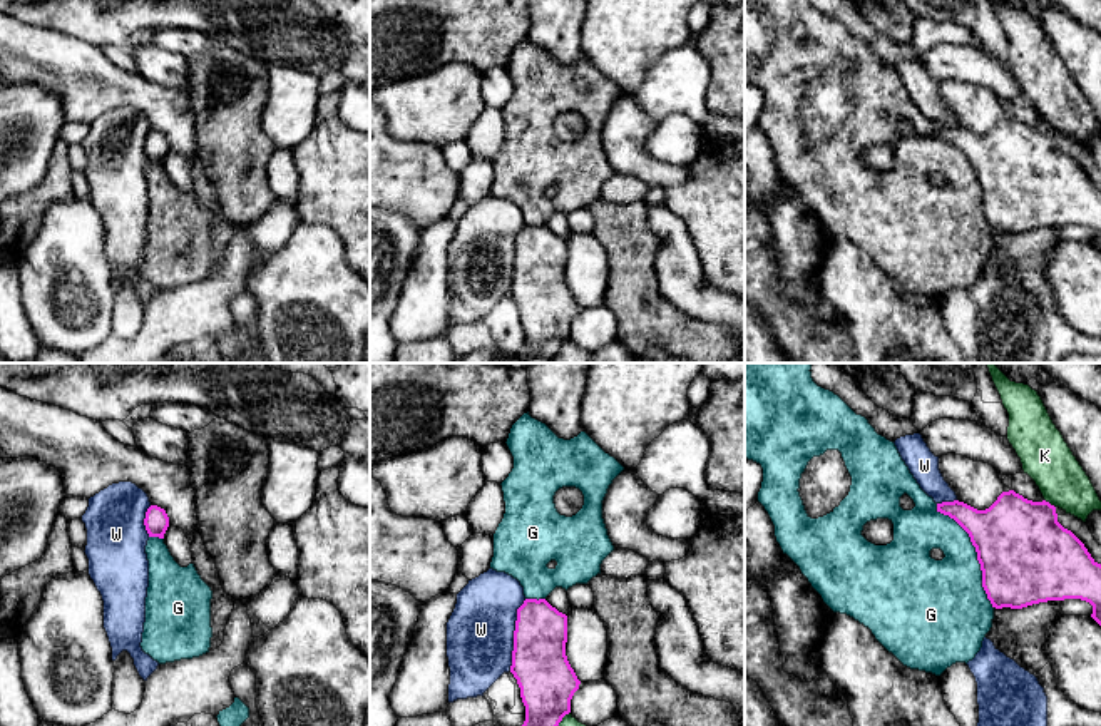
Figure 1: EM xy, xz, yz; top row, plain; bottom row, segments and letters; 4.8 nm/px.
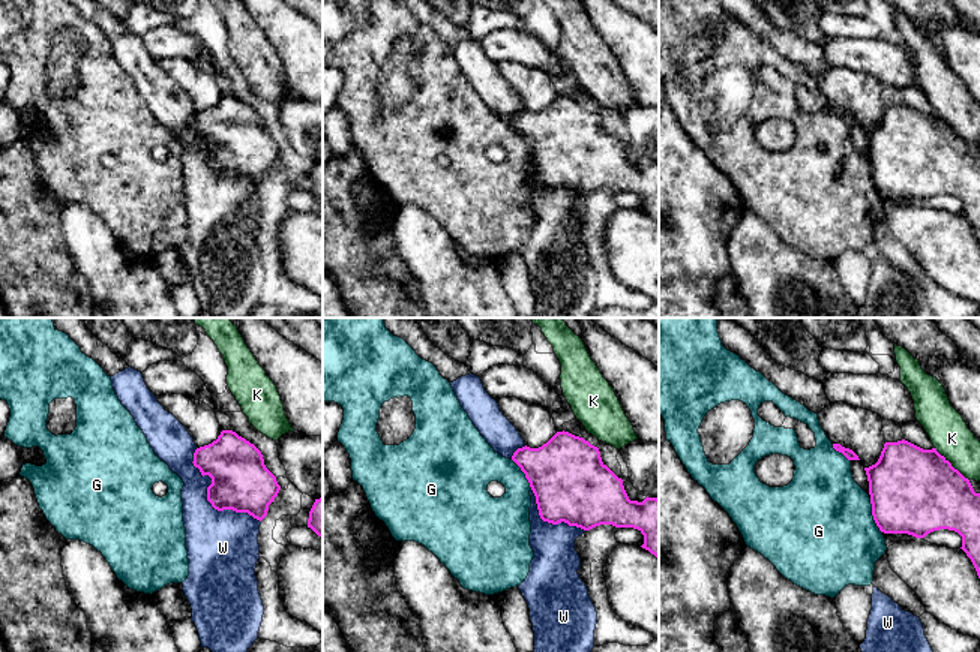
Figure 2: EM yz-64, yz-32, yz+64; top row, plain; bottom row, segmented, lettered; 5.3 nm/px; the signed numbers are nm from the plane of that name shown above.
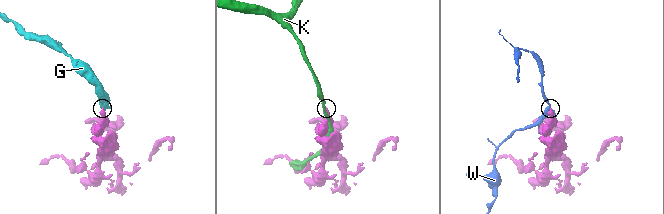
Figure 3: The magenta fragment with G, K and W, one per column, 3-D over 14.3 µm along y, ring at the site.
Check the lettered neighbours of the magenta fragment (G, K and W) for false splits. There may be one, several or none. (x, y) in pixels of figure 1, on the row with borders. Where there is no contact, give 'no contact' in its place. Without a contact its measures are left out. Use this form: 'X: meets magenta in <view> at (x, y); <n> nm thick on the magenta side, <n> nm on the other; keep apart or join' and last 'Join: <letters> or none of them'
G: meets magenta in yz at (978, 554); 460 nm thick on the magenta side, 340 nm on the other; join
K: meets magenta in yz at (1048, 502); 420 nm thick on the magenta side, 240 nm on the other; keep apart
W: meets magenta in xz at (514, 634); 260 nm thick on the magenta side, 320 nm on the other; keep apart
Join: G

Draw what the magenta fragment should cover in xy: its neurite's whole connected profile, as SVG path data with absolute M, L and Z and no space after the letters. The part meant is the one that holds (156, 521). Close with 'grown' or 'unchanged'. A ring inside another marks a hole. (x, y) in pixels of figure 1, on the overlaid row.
M151 505L144 519L149 540L149 587L141 647L159 664L192 659L209 652L211 587L194 564L181 567L164 544L169 517Z; grown

